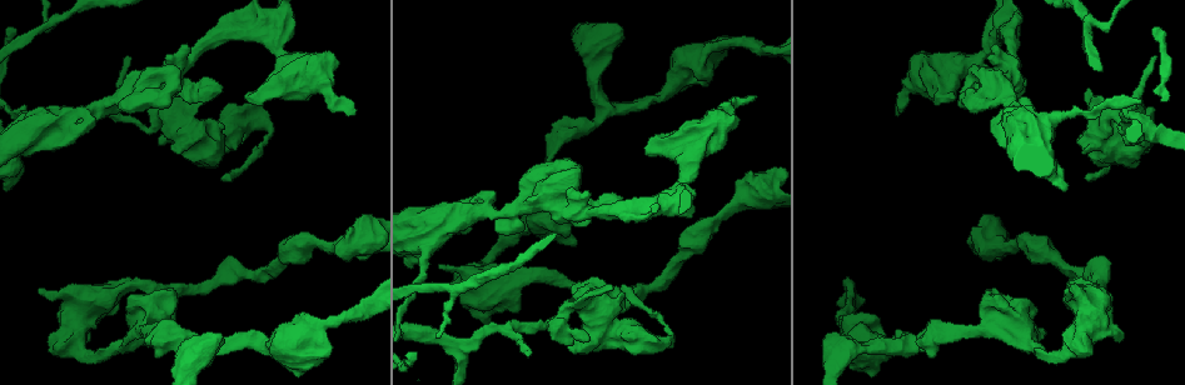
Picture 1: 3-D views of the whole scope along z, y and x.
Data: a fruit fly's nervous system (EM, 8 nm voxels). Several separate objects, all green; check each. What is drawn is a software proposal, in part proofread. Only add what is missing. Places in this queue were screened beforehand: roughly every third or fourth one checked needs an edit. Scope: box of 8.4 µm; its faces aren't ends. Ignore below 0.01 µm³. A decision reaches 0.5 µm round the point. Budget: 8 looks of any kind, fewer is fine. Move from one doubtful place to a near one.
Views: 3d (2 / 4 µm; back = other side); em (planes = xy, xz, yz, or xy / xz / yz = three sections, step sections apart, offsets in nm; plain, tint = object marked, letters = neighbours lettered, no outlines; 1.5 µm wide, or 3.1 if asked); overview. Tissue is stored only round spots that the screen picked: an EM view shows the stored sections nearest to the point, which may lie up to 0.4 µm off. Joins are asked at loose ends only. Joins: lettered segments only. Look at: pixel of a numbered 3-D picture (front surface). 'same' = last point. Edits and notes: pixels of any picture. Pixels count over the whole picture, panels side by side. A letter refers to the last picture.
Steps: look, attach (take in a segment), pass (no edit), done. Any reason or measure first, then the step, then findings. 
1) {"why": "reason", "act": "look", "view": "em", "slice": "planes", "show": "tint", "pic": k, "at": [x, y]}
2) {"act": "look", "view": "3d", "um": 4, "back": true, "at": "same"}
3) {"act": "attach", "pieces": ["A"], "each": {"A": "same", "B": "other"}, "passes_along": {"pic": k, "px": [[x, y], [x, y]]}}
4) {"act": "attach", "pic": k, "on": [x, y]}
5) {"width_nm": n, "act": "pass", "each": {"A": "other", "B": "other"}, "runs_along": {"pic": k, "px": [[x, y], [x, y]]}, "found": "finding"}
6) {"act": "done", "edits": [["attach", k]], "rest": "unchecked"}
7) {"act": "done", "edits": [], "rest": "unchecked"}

{"act": "look", "view": "em", "slice": "xz", "step": 4, "show": "letters", "pic": 1, "at": [357, 109]}

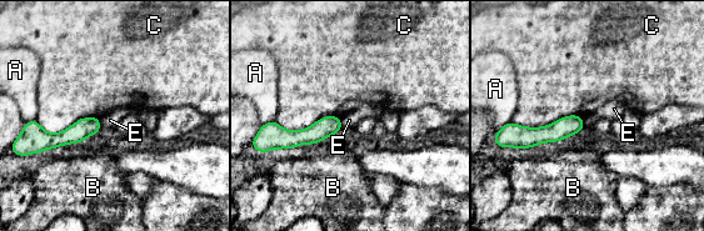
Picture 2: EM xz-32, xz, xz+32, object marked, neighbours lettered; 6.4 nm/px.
{"act": "look", "view": "em", "slice": "planes", "show": "letters", "at": "same"}

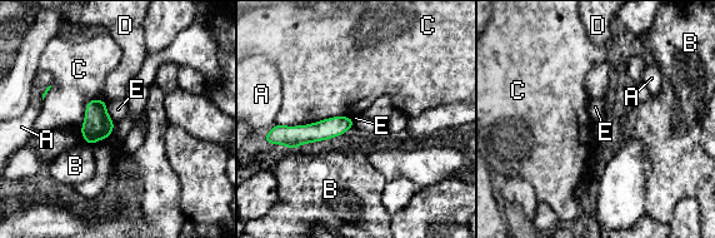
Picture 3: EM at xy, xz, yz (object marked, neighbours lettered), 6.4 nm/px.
{"act": "pass", "each": {"A": "other", "B": "other", "C": "other", "D": "other", "E": "other"}, "runs_along": {"pic": 3, "px": [[350, 120], [318, 132], [283, 134]]}, "found": "no lettered segment goes on from it"}

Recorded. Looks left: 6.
{"why": "stops while still wide", "act": "look", "view": "em", "slice": "xy", "step": 4, "show": "letters", "pic": 1, "at": [572, 289]}

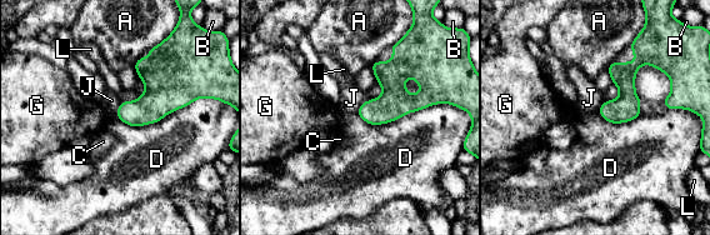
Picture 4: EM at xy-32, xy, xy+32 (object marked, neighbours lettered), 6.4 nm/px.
{"act": "look", "view": "em", "slice": "planes", "show": "letters", "at": "same"}

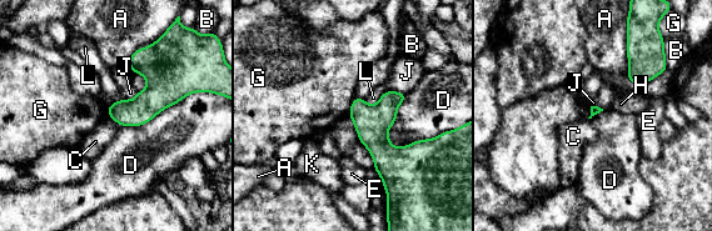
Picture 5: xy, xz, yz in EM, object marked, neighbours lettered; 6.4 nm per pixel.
{"act": "pass", "each": {"A": "other", "B": "other", "C": "other", "D": "other", "E": "other", "G": "other", "H": "other", "J": "other", "K": "other", "L": "other"}, "found": "no lettered segment goes on from it"}

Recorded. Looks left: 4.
{"act": "look", "view": "em", "slice": "planes", "show": "letters", "pic": 1, "at": [993, 131]}

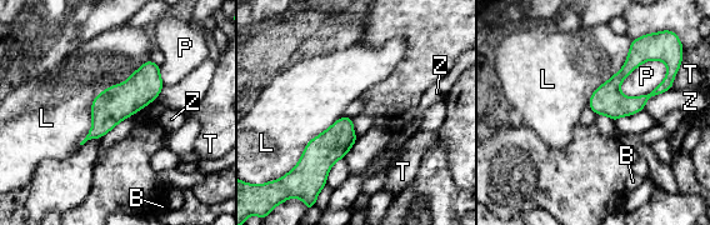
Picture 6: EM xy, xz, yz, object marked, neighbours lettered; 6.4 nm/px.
{"longest_contact_nm": ["L", 500], "act": "pass", "each": {"B": "other", "L": "other", "P": "other", "T": "other", "Z": "other"}, "runs_along": {"pic": 6, "px": [[150, 64], [148, 76], [90, 135]]}, "found": "none of them fits"}

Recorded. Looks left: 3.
{"act": "done", "edits": [], "rest": "unchecked"}

